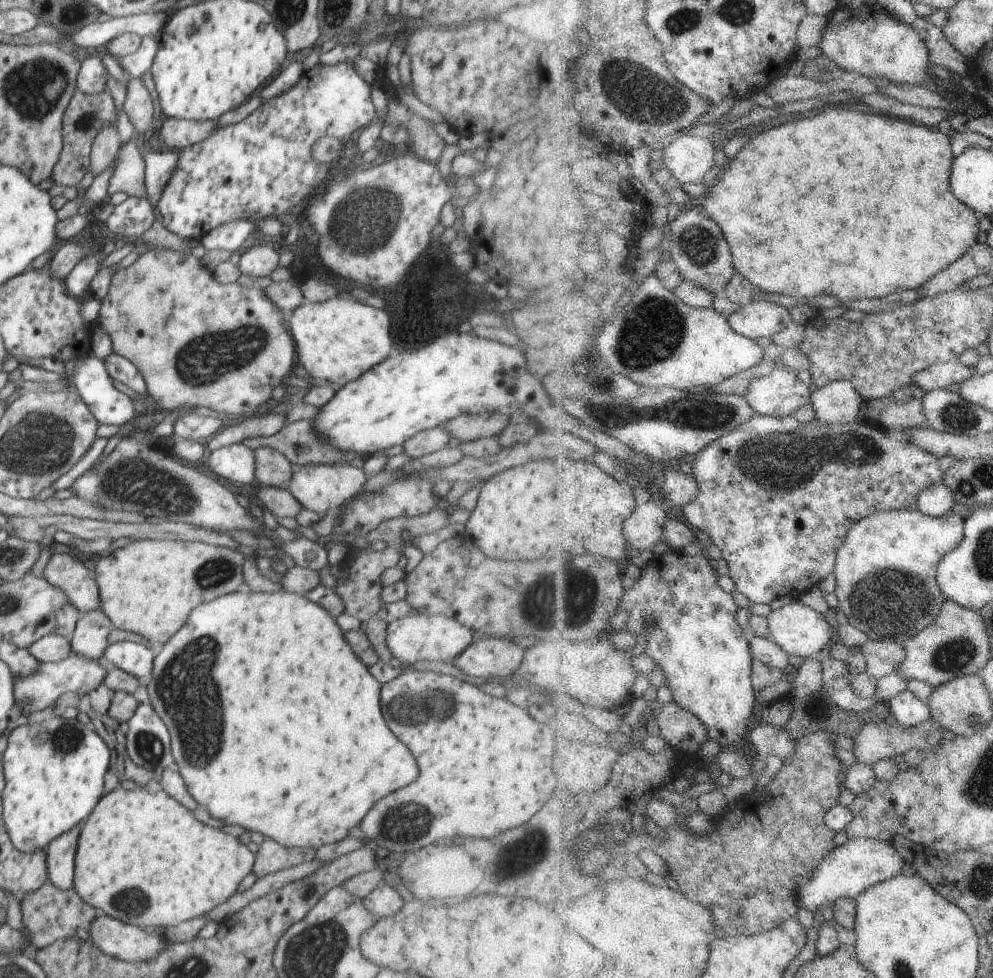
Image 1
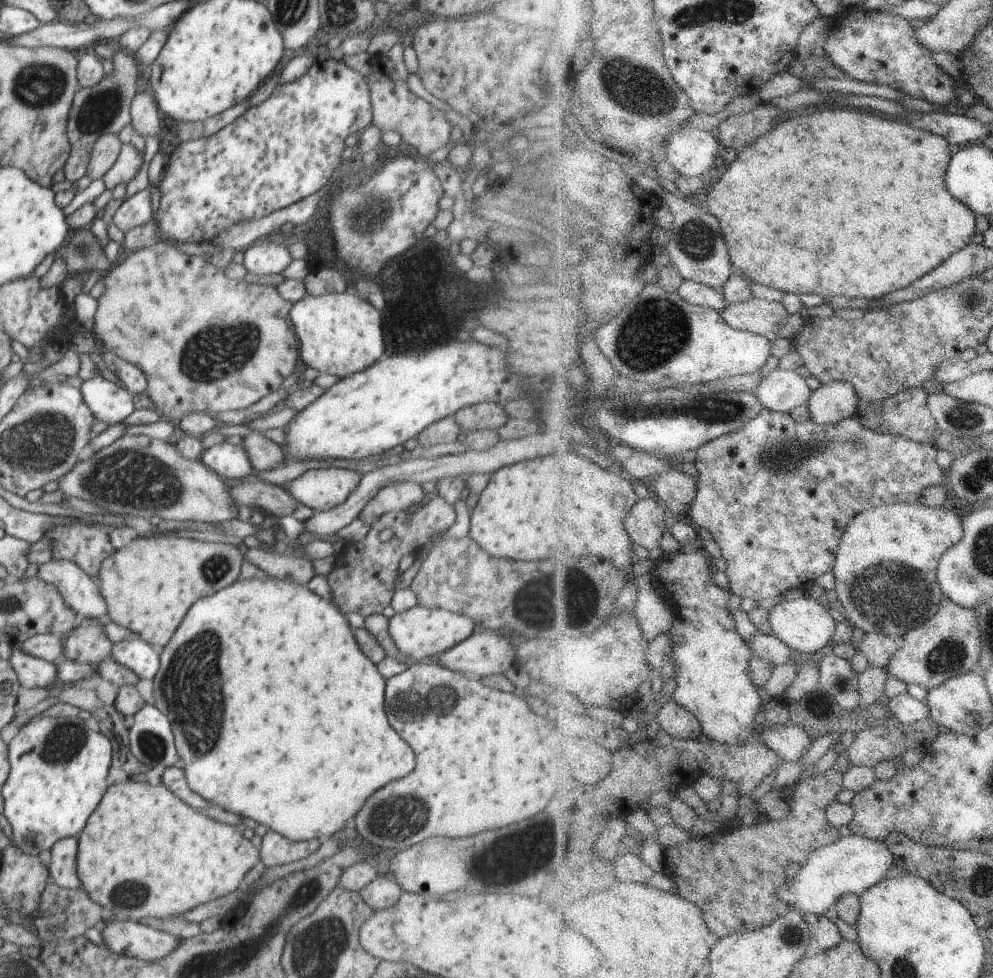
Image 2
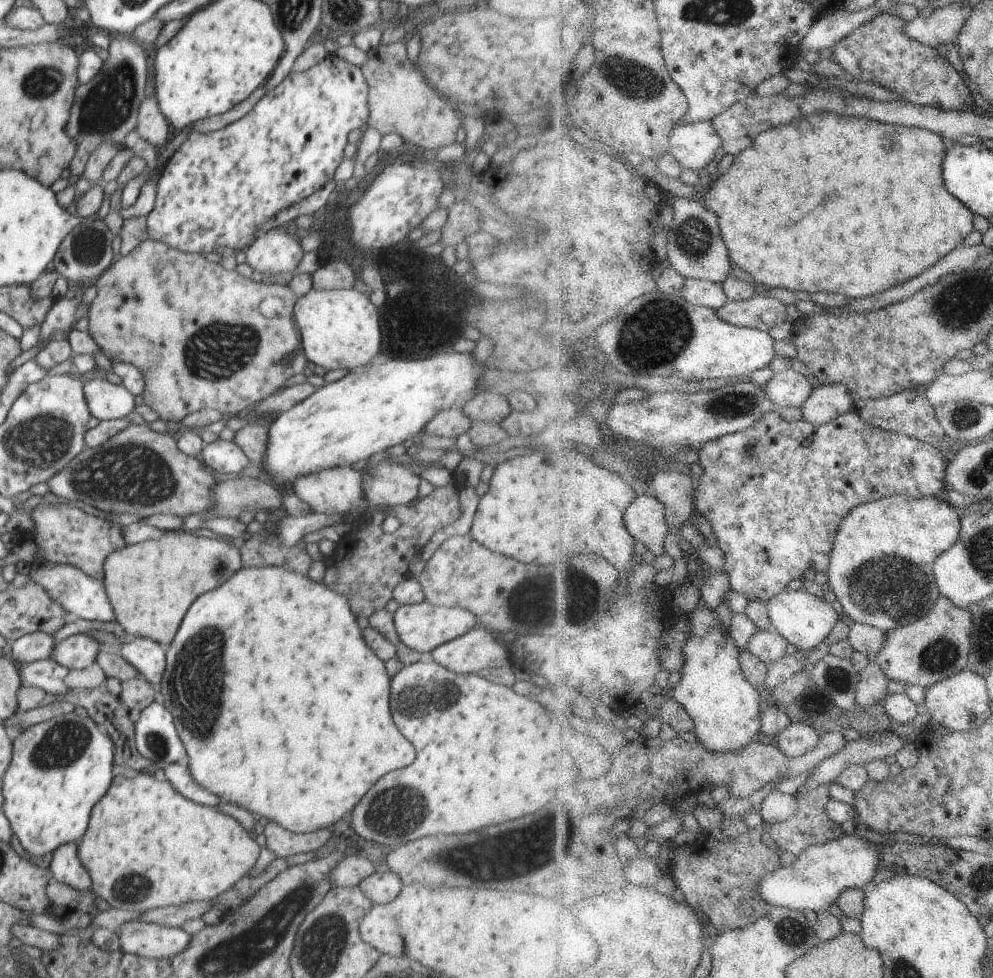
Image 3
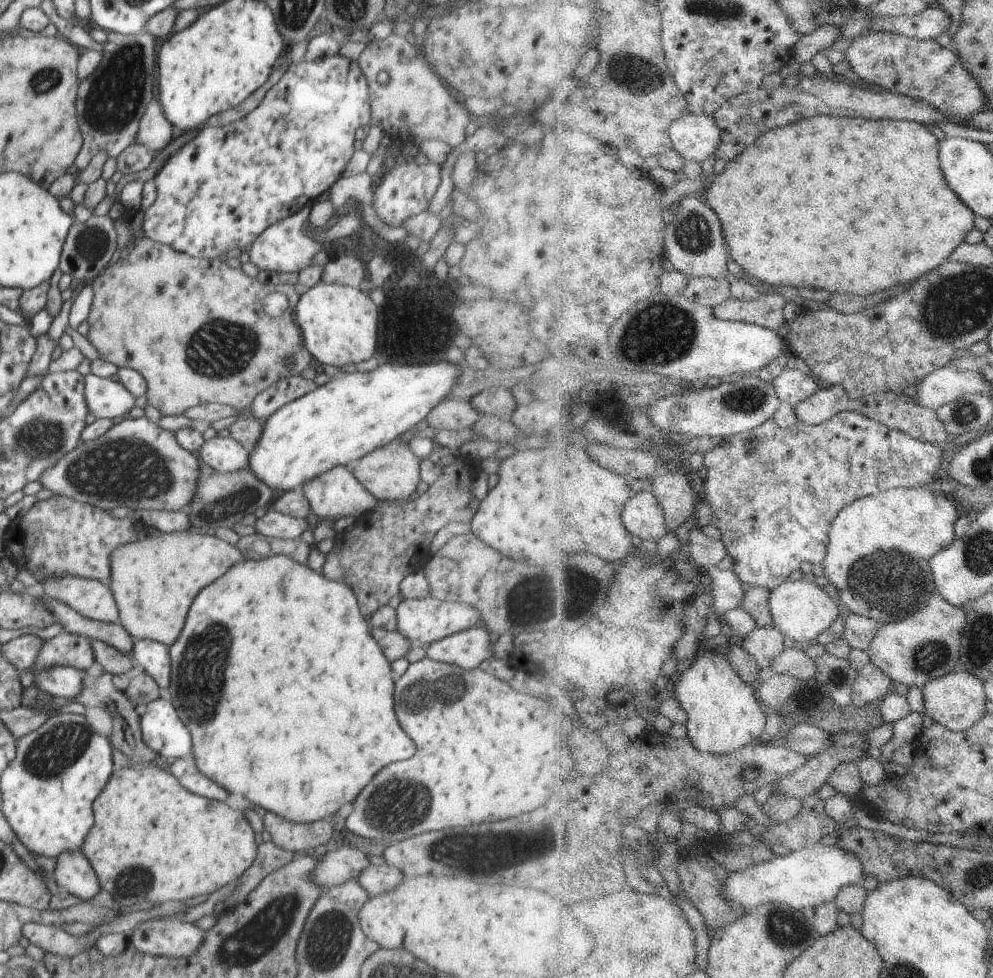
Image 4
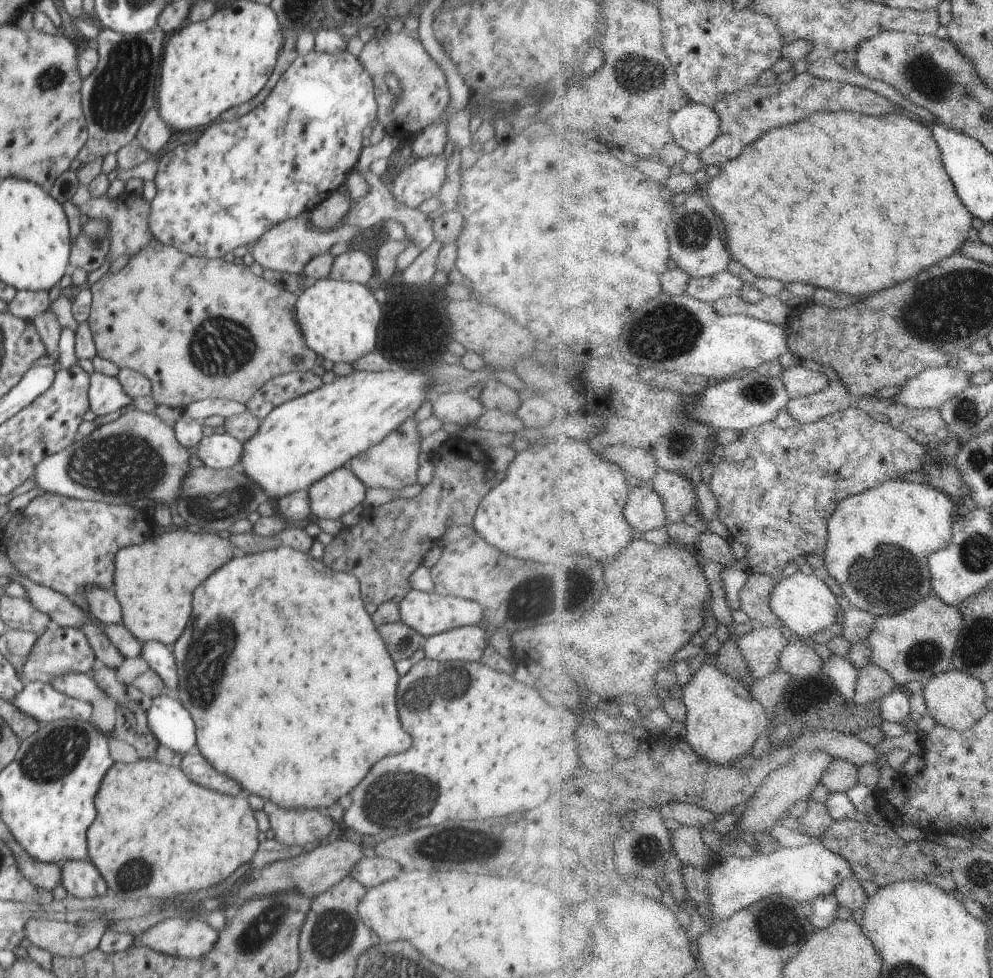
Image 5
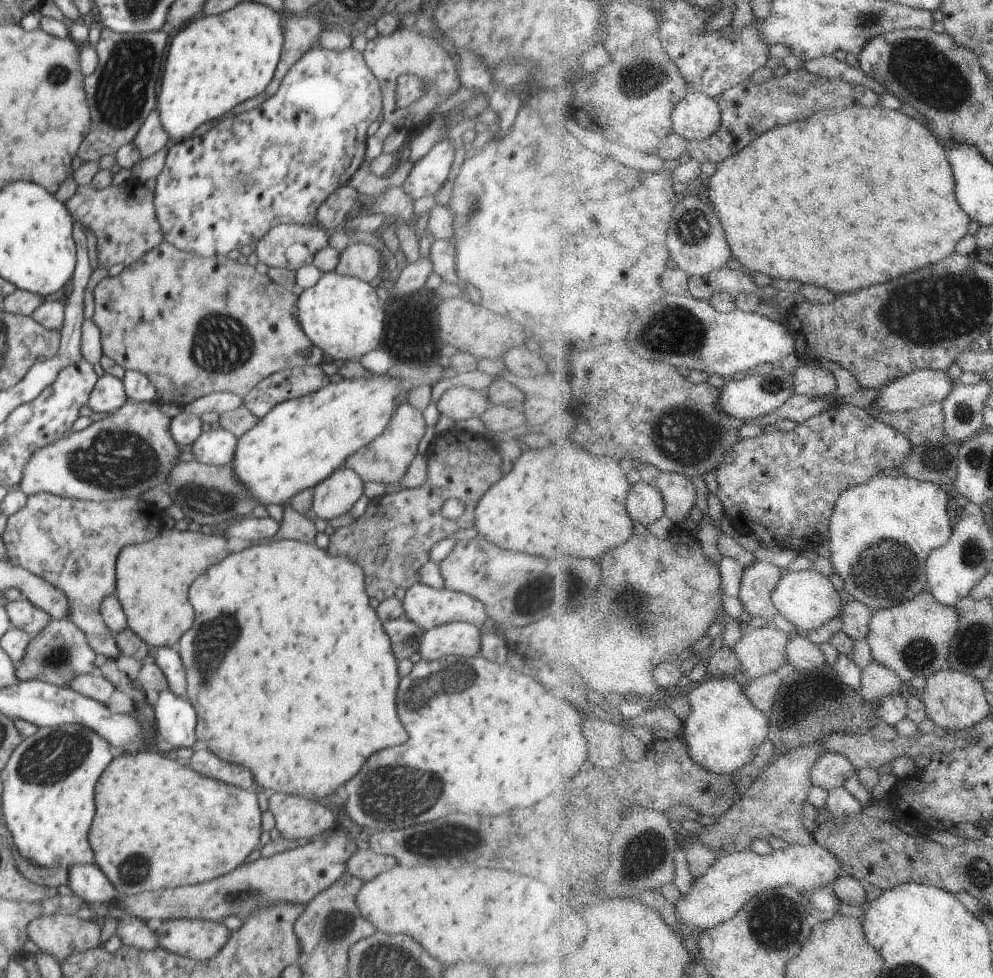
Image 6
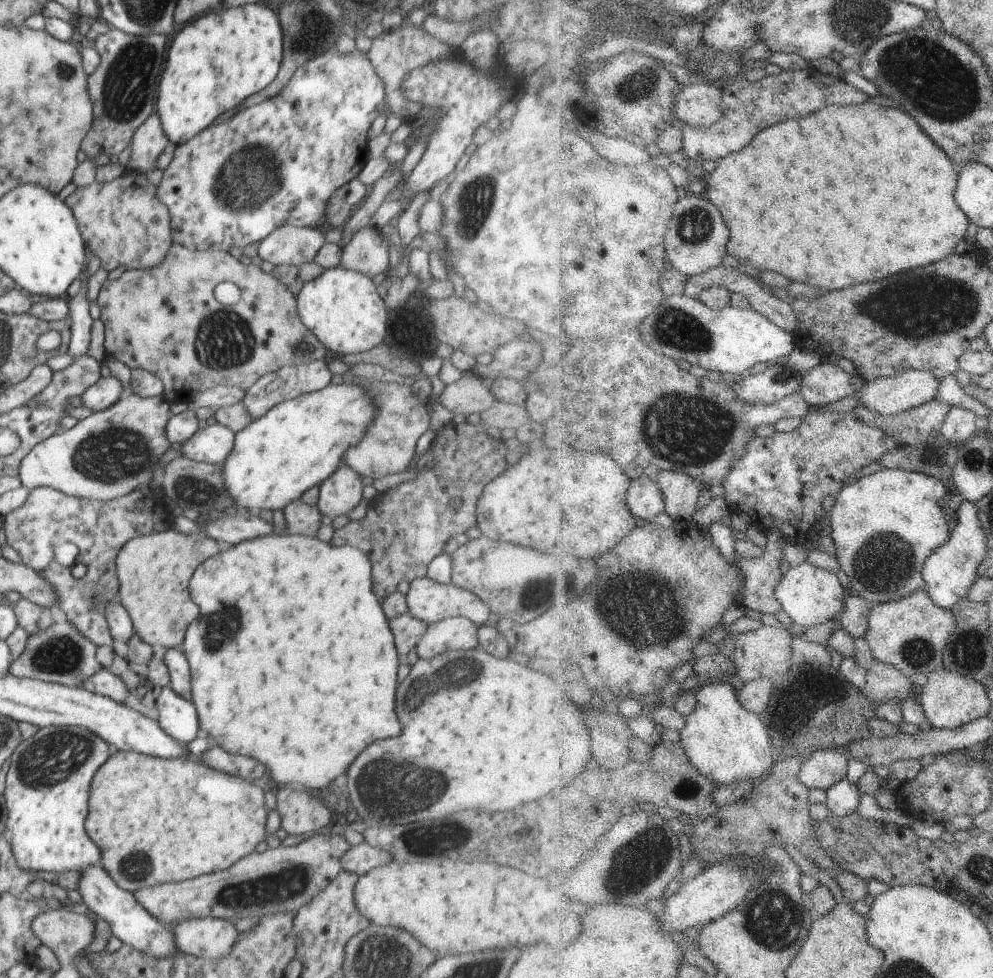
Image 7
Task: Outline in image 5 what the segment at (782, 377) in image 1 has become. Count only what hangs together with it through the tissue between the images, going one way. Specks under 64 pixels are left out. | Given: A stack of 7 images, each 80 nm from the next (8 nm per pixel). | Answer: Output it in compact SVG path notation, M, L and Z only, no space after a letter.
M802 365L785 369L782 374L792 400L809 397L832 384L826 373L812 371Z

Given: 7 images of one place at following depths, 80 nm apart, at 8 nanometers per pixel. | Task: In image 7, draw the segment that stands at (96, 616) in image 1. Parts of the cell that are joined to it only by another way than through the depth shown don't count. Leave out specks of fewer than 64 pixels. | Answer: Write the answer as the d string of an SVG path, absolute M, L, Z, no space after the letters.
M60 617L47 630L29 636L24 652L8 666L8 673L15 678L37 679L80 688L84 680L103 669L96 659L96 651L96 644L92 640L81 634L74 624Z

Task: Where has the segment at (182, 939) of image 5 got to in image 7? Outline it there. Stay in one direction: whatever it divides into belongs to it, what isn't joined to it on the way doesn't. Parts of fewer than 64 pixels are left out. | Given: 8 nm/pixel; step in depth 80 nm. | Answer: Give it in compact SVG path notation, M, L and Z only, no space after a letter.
M192 918L172 925L174 944L182 953L197 958L222 959L231 954L240 936L234 922L225 919Z

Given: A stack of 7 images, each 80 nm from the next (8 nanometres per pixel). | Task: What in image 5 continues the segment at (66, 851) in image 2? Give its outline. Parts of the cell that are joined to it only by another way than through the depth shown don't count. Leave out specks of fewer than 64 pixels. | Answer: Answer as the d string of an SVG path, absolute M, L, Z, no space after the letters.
M67 860L61 864L61 880L68 895L92 898L109 893L108 885L90 860Z

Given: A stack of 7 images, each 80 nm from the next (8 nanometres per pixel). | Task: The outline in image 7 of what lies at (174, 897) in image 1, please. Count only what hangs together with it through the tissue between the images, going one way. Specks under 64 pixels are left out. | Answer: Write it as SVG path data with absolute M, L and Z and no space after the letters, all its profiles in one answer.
M118 751L108 756L108 762L94 776L92 792L90 792L90 814L88 814L88 820L85 820L85 828L92 842L102 852L103 870L111 877L111 881L127 892L136 893L138 890L156 886L156 884L183 882L204 874L227 870L232 864L236 864L240 858L244 858L244 856L248 856L255 851L256 846L264 840L267 834L268 814L270 814L270 811L265 806L264 790L244 777L232 776L232 774L214 770L197 758L164 759L133 751Z

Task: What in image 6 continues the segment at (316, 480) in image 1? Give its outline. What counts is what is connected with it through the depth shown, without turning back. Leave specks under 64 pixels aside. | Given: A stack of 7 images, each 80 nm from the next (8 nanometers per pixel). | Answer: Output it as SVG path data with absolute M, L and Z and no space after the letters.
M337 468L313 490L312 515L322 520L332 520L346 514L362 494L364 481L350 468Z

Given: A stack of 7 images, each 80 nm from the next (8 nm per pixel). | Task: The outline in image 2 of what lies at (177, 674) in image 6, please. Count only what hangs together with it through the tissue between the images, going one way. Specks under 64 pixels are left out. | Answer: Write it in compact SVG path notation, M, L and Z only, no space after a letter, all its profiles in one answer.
M142 639L113 643L111 656L118 664L133 670L140 679L152 680L159 669L159 653Z

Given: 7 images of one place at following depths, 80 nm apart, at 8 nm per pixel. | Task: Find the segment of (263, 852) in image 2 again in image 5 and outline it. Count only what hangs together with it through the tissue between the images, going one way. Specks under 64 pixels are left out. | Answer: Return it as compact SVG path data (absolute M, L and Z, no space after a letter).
M270 801L263 807L274 830L274 838L286 846L313 847L332 838L334 823L318 809L283 809Z

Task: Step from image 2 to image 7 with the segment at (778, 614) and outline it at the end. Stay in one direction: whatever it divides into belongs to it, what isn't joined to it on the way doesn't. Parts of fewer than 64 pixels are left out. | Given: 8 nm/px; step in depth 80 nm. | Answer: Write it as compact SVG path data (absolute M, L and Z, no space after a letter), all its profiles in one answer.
M810 562L792 568L776 590L776 599L783 605L785 612L794 623L808 627L808 630L836 619L838 614L845 611L849 595L849 588L842 586L836 572L826 570L825 566L814 566Z

